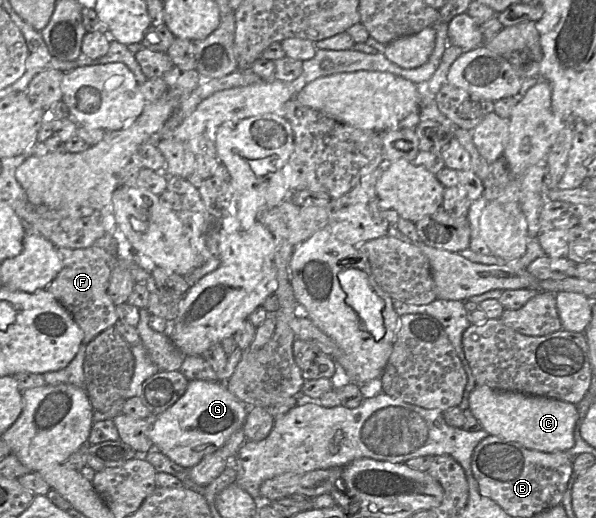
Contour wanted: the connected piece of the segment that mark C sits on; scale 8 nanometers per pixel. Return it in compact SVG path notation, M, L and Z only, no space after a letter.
M476 385L469 396L469 410L489 435L517 442L530 450L567 452L575 444L574 432L579 412L577 405L572 403Z

